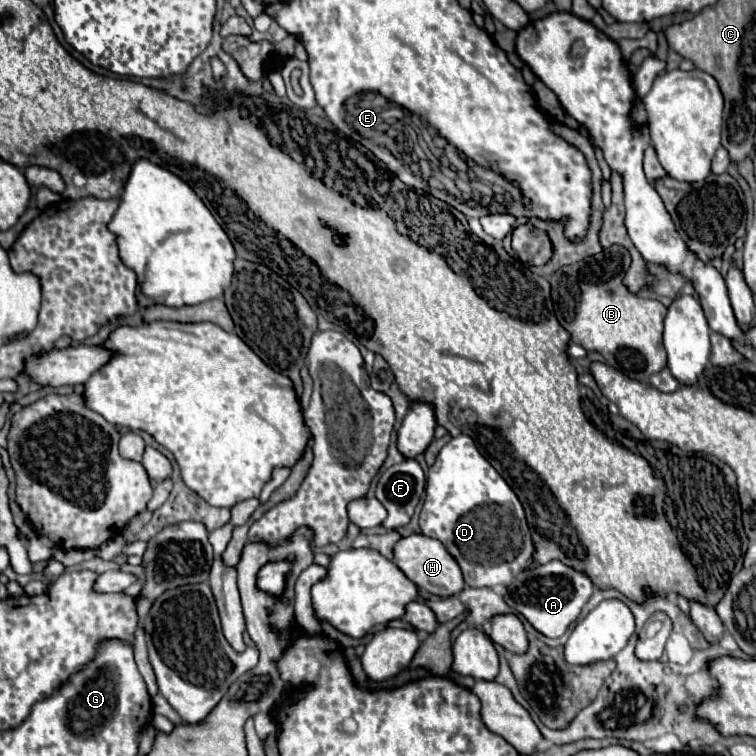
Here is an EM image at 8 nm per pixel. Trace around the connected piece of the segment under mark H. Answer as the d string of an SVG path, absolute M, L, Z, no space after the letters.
M413 534L413 536L401 538L395 544L395 558L393 558L393 562L403 570L403 574L411 582L417 584L419 590L425 590L429 594L447 598L447 596L457 596L465 588L459 564L445 550L445 546L439 540L435 540L435 538L427 538L423 534Z

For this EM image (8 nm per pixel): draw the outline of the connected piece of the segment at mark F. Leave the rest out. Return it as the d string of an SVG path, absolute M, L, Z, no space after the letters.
M407 458L401 464L389 466L377 482L377 500L387 510L383 526L397 530L409 524L423 492L425 472L417 460Z

